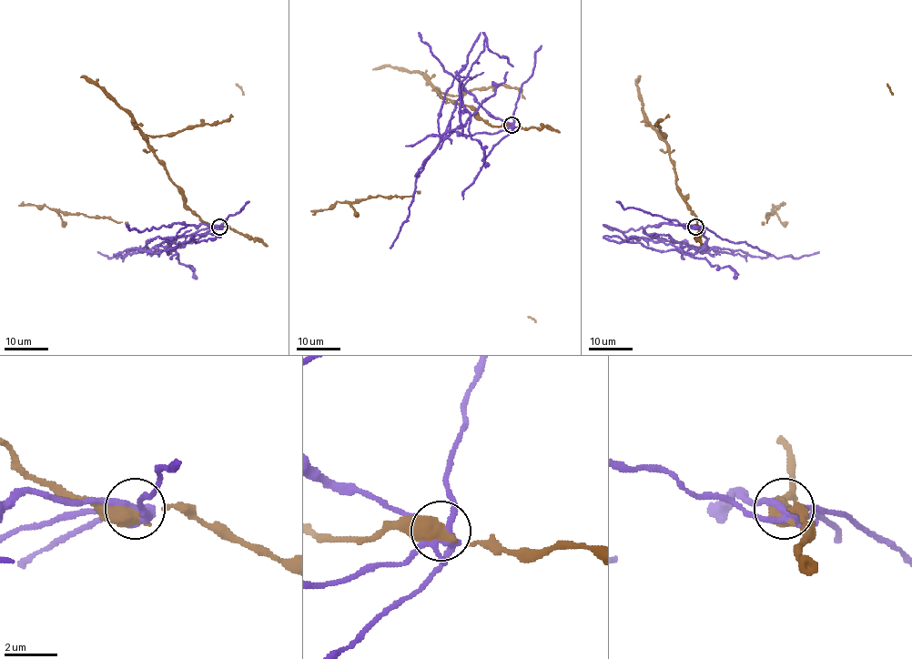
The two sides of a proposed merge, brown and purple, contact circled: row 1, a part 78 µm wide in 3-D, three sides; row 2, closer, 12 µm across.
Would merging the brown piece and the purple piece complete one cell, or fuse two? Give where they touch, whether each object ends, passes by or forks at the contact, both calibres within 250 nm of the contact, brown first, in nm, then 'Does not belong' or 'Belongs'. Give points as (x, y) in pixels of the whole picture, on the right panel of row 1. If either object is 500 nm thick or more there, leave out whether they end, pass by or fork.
Place: (695, 227). Thickness 550 nm (brown) against 260 nm. Does not belong

